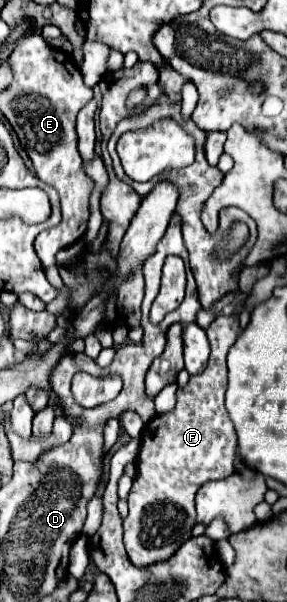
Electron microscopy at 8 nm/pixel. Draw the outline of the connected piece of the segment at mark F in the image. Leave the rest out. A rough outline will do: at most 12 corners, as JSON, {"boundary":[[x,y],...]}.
{"boundary":[[239,316],[207,328],[207,368],[141,434],[123,520],[135,566],[169,560],[195,492],[235,472],[225,356]]}

